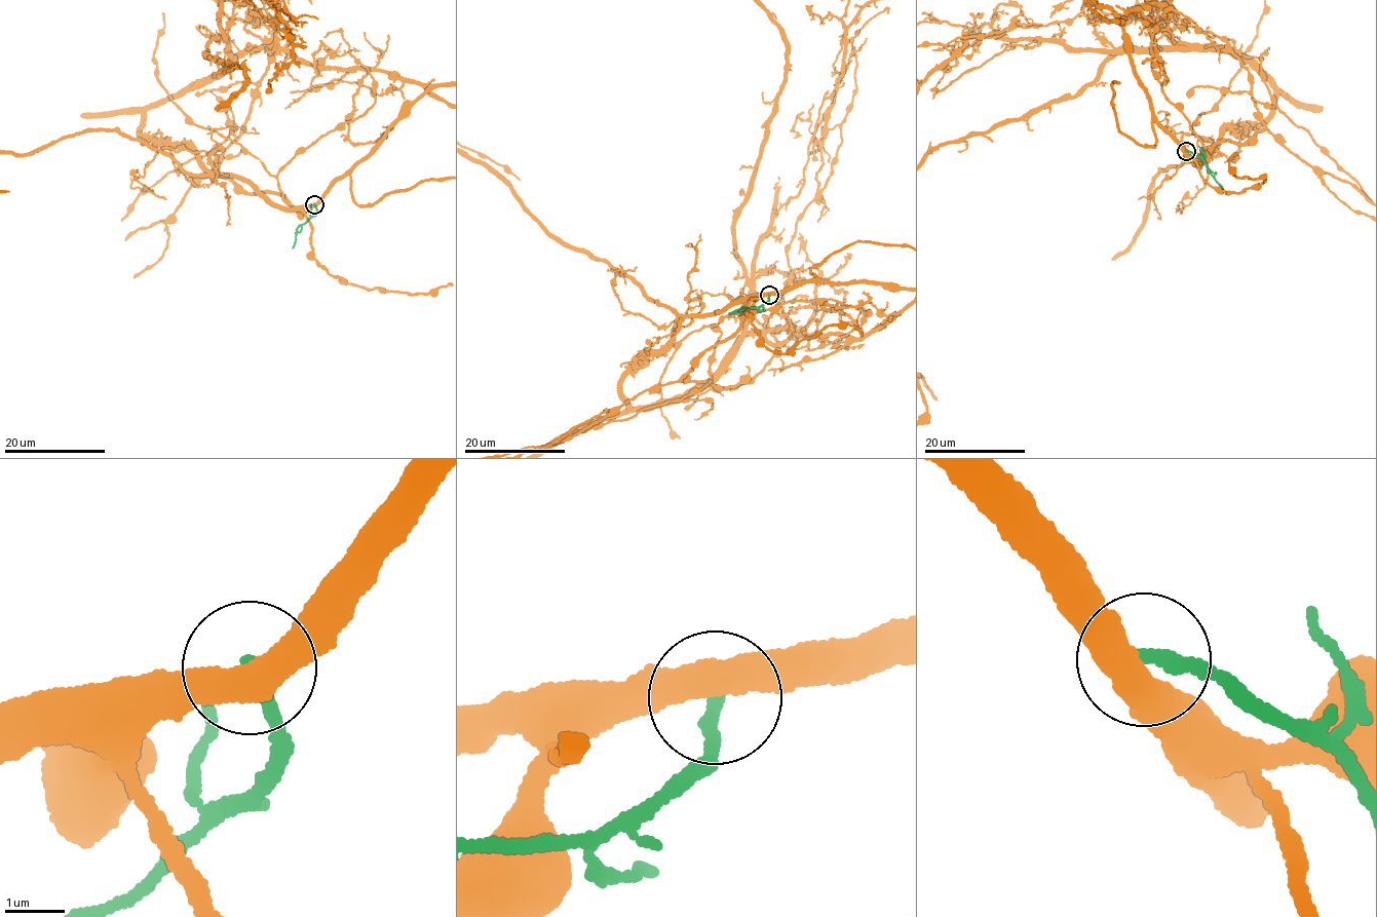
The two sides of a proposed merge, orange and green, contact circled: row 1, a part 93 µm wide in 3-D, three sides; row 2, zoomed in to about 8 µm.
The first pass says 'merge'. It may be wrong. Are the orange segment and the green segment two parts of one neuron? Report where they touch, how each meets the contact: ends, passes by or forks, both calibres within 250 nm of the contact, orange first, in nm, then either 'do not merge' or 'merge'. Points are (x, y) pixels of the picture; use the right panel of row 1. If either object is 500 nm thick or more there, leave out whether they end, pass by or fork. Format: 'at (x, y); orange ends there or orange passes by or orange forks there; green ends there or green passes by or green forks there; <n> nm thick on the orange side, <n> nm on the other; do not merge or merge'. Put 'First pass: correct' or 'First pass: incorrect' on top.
First pass: incorrect
at (1186, 151); orange passes by; green ends there; 480 nm thick on the orange side, 280 nm on the other; do not merge

